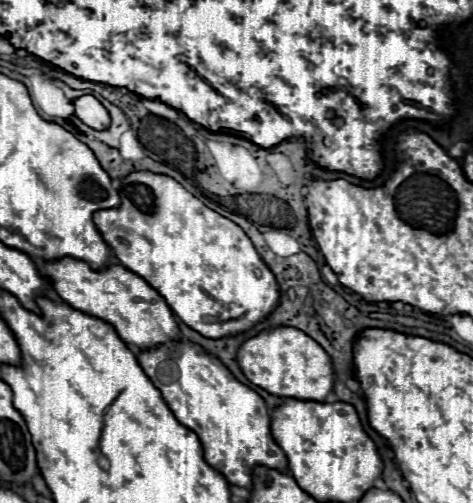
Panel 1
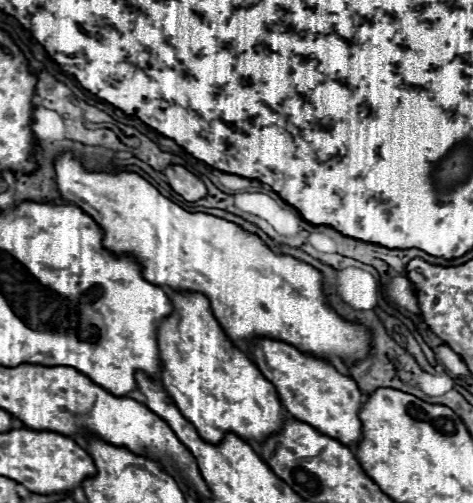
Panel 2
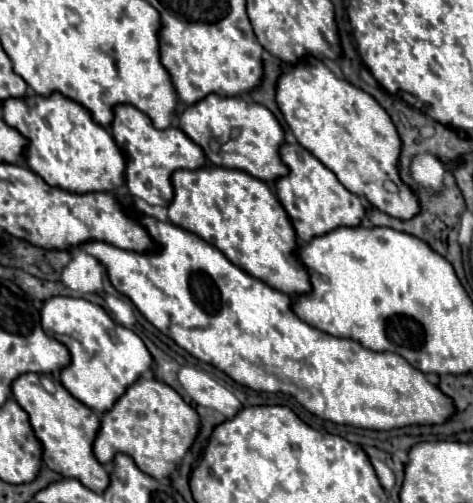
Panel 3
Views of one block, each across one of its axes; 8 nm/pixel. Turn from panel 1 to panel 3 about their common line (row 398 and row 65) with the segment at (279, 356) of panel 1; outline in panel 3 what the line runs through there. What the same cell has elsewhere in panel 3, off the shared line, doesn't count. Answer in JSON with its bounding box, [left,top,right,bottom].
[276,58,420,220]

